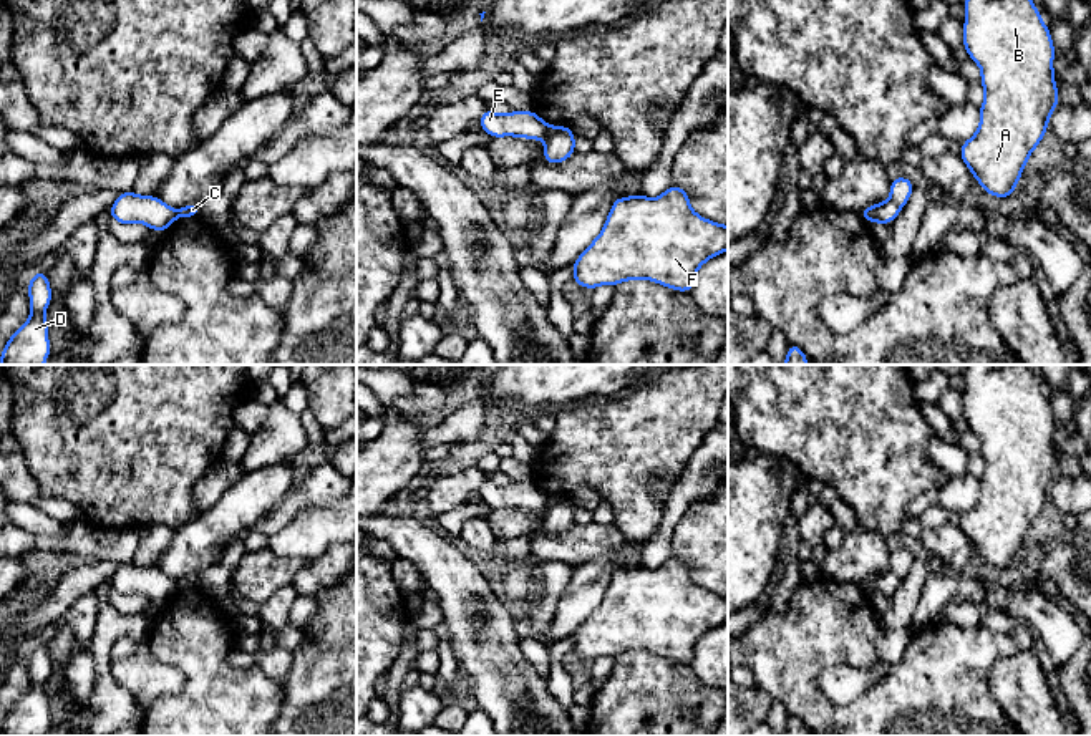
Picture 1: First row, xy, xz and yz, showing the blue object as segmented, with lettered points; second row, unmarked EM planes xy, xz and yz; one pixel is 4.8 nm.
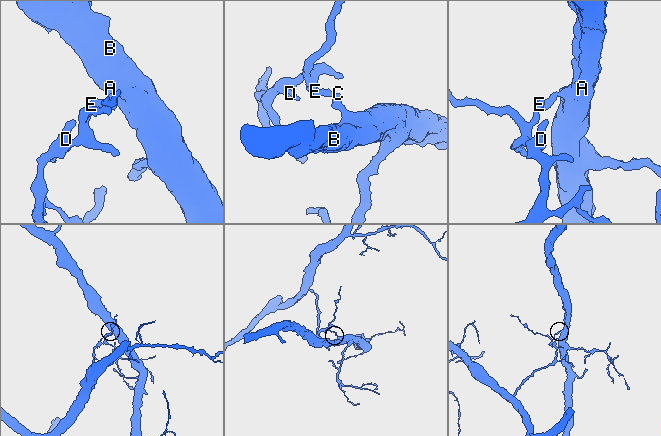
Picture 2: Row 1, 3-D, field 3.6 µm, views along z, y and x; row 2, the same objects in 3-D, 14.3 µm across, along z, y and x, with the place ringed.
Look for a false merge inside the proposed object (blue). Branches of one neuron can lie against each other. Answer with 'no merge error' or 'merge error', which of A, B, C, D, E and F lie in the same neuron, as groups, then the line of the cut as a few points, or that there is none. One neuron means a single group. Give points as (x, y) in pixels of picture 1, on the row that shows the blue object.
merge error; A B C F / D E; cut in xz along (551, 126), (544, 138)

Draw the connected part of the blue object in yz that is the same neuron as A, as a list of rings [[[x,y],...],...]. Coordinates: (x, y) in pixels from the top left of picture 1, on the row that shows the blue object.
[[[1031,0],[963,2],[963,48],[982,70],[985,99],[978,108],[978,129],[960,146],[960,157],[985,192],[1005,199],[1015,192],[1028,157],[1041,143],[1059,103],[1053,70],[1055,45]]]

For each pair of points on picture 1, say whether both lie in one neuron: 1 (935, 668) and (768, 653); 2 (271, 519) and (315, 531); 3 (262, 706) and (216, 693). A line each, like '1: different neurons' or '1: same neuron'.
1: same neuron
2: different neurons
3: same neuron

